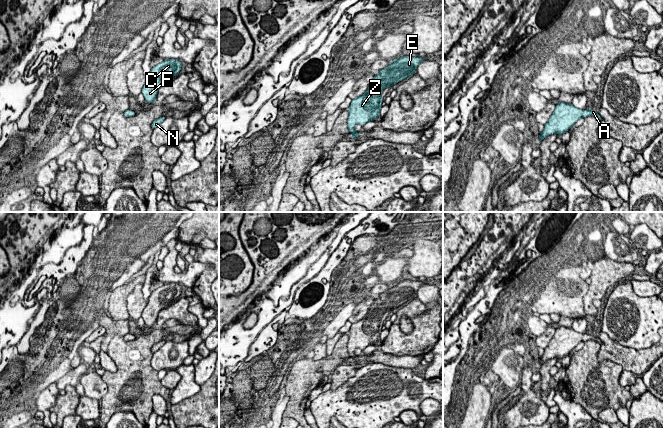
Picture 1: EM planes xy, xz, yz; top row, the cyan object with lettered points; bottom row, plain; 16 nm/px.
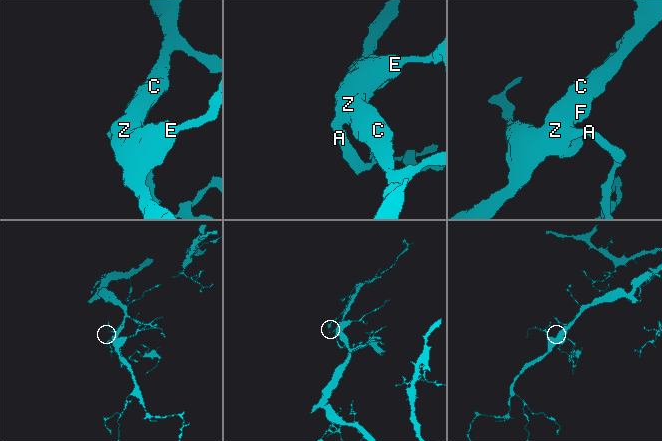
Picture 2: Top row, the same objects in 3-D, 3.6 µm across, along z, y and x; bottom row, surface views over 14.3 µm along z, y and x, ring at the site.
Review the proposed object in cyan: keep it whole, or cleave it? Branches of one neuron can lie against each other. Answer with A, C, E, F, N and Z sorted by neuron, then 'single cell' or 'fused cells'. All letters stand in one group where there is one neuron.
A C E F N Z | single cell

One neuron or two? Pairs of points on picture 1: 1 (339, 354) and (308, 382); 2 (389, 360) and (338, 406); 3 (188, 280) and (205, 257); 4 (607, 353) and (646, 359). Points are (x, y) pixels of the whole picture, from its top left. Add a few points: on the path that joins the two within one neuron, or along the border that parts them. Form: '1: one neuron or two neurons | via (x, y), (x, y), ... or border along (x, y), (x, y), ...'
1: one neuron | via (331, 362), (316, 374)
2: two neurons | border along (373, 362), (407, 368)
3: two neurons | border along (197, 261), (208, 264)
4: one neuron | via (617, 354), (630, 359), (636, 359)

